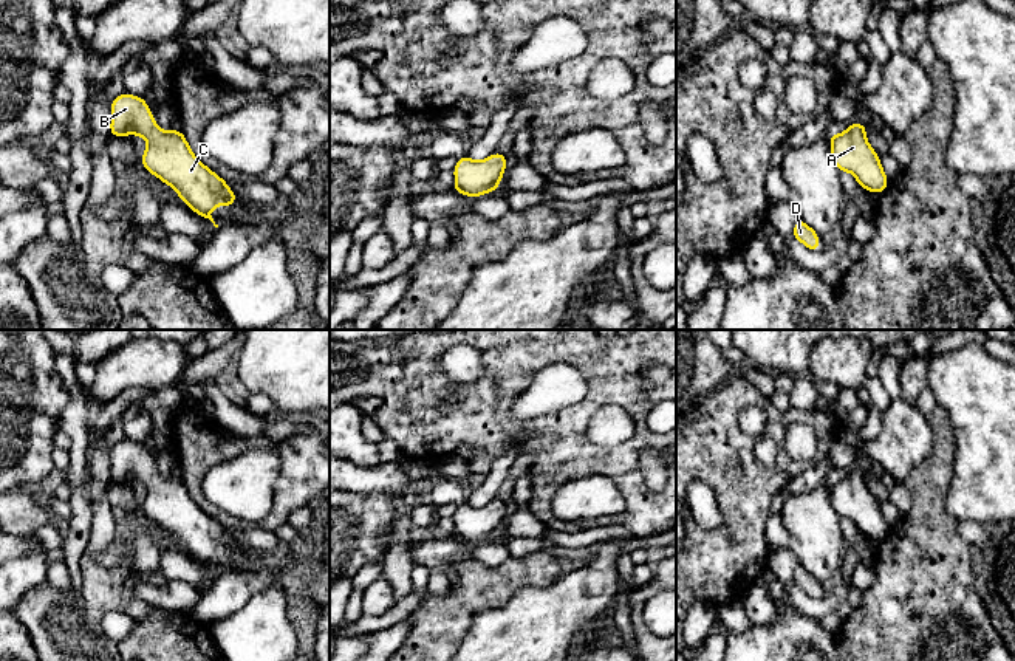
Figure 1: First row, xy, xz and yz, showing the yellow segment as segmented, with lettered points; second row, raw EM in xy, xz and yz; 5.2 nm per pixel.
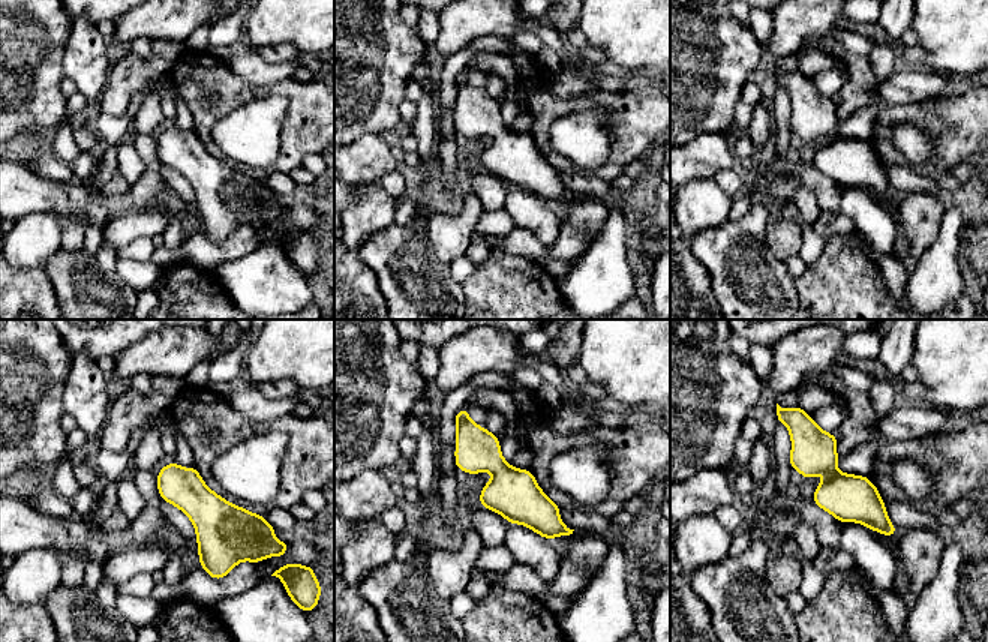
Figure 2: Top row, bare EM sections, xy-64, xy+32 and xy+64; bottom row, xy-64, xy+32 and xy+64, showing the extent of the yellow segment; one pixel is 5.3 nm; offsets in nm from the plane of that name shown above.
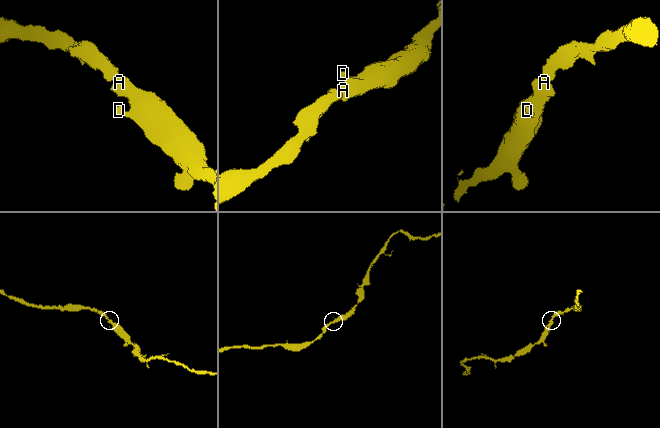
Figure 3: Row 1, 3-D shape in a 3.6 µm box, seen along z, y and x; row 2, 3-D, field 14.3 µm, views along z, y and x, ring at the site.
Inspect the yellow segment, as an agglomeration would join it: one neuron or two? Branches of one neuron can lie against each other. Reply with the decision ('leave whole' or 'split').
leave whole

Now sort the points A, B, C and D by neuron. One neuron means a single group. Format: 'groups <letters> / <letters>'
groups A B C D

